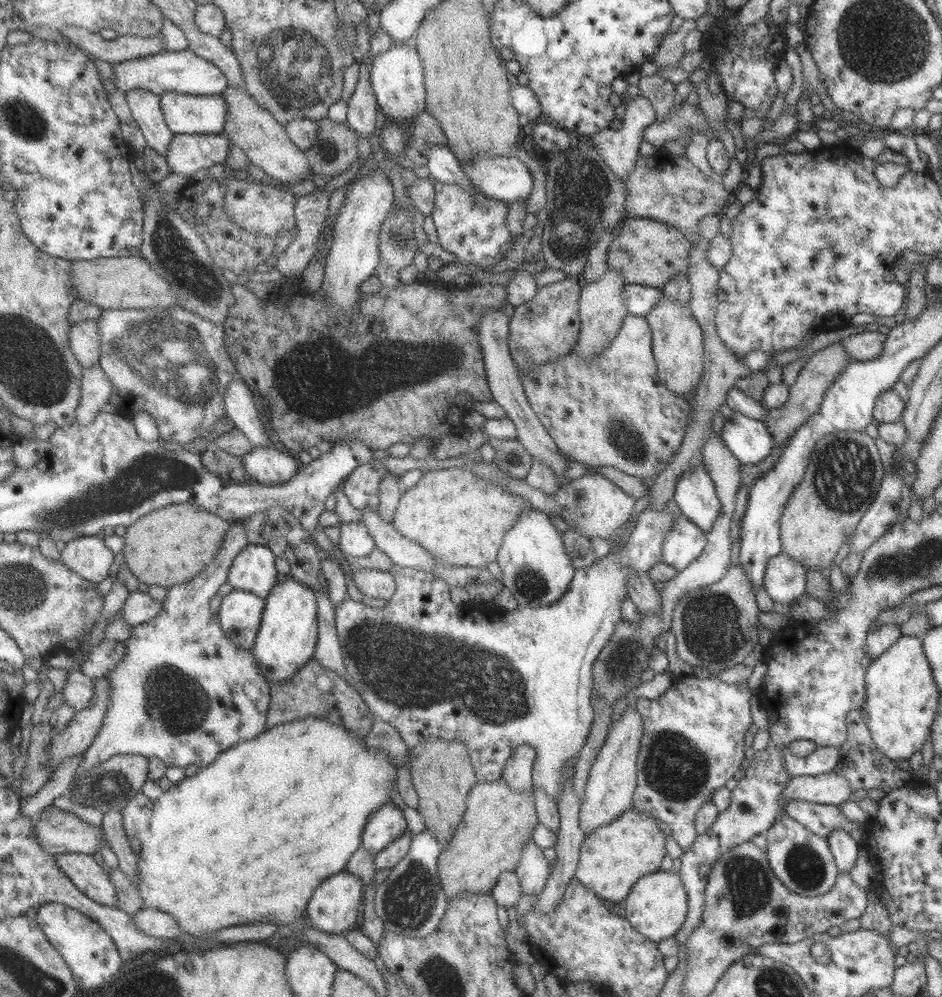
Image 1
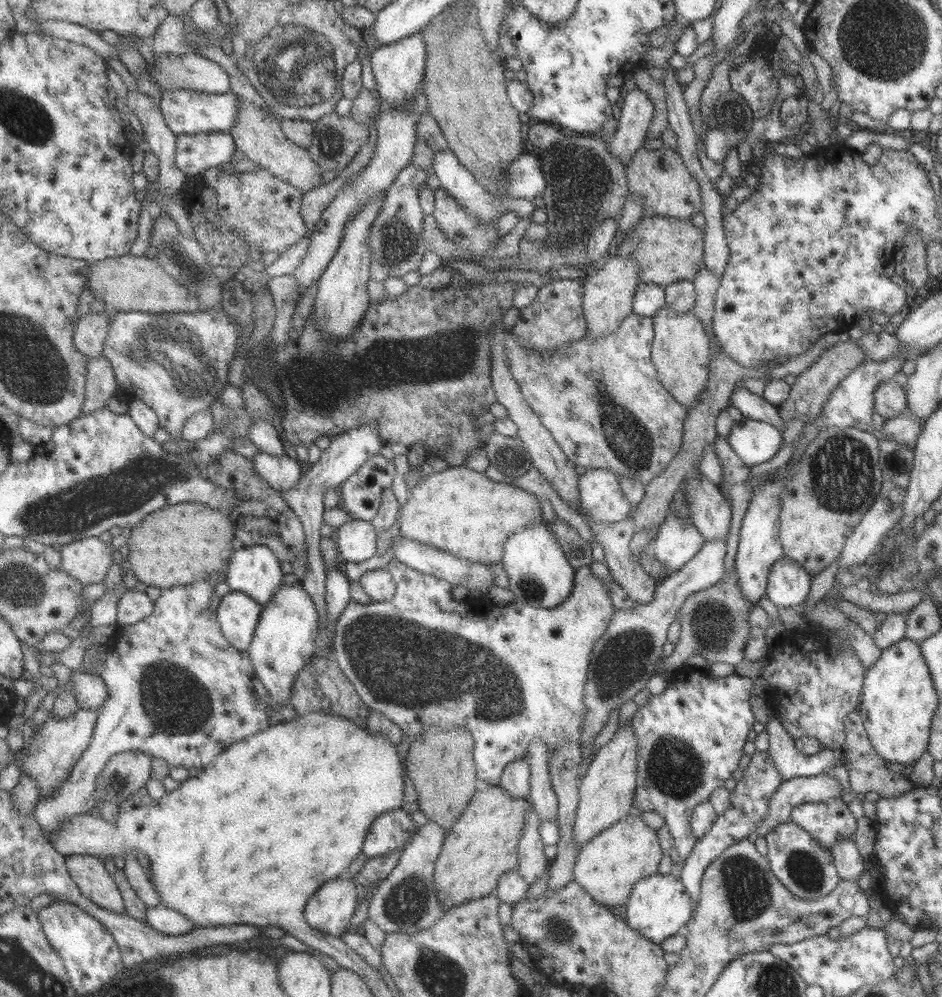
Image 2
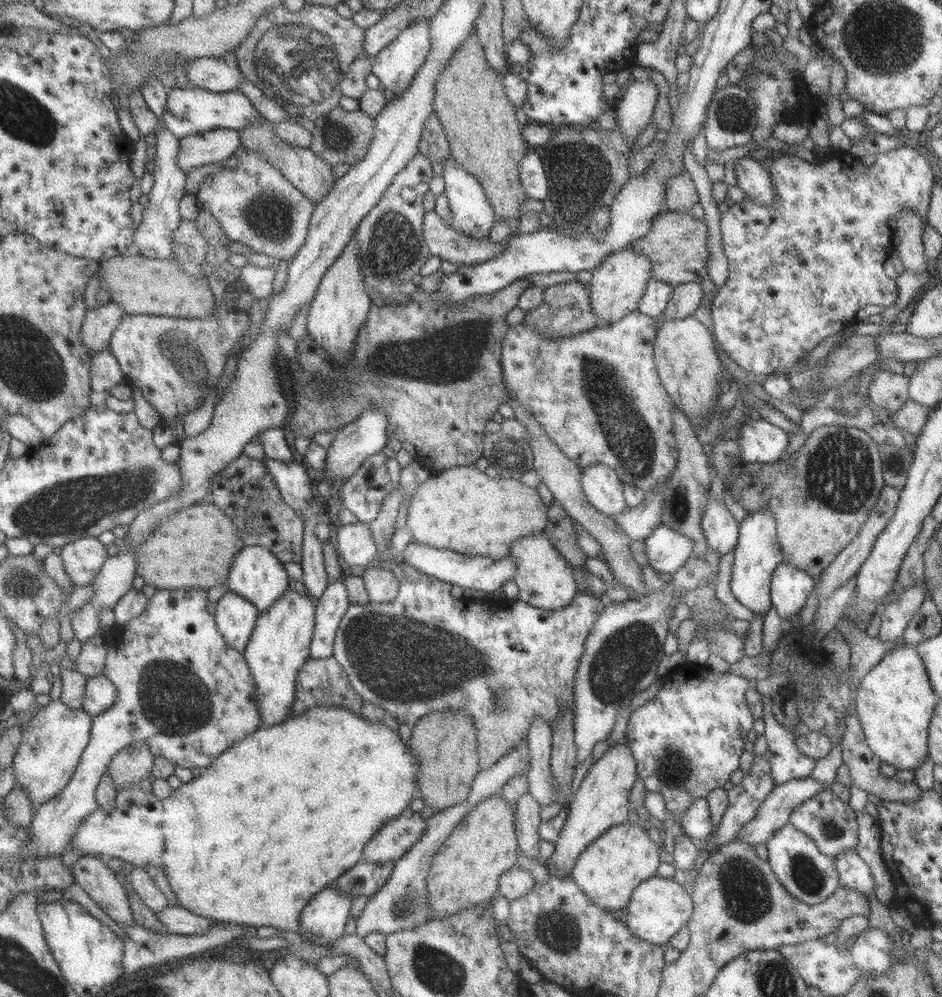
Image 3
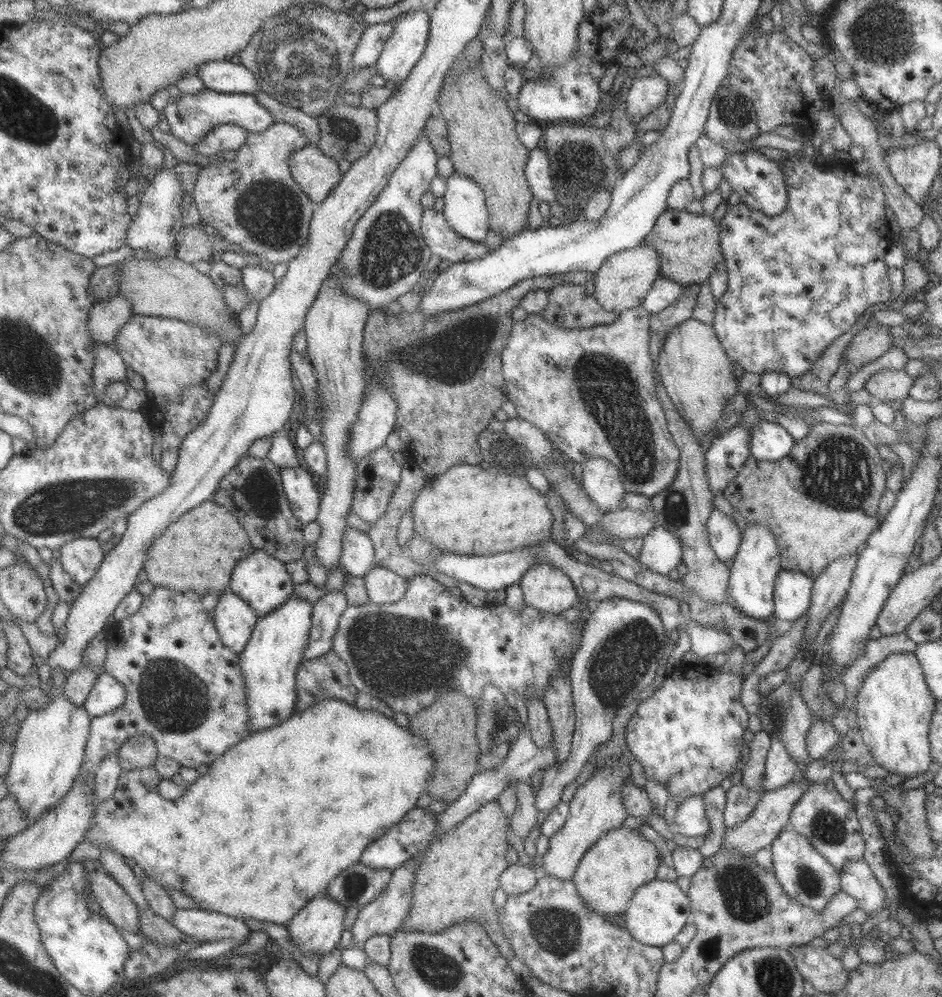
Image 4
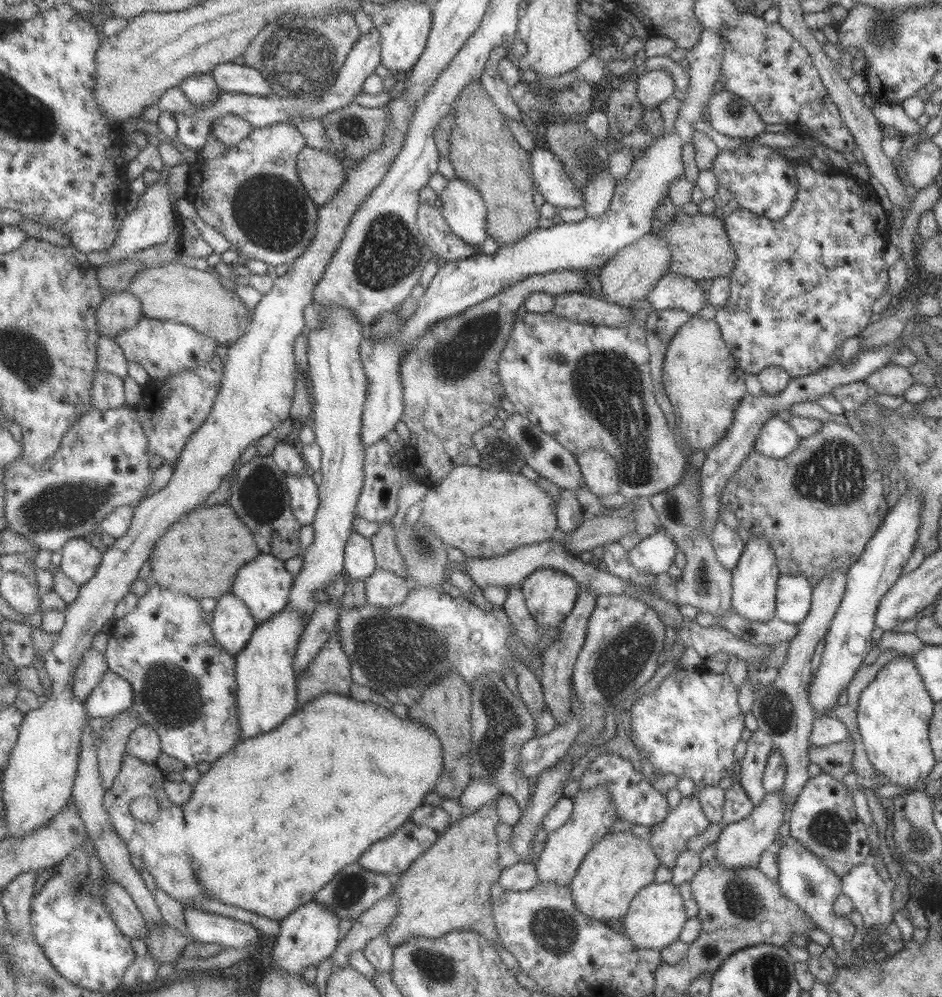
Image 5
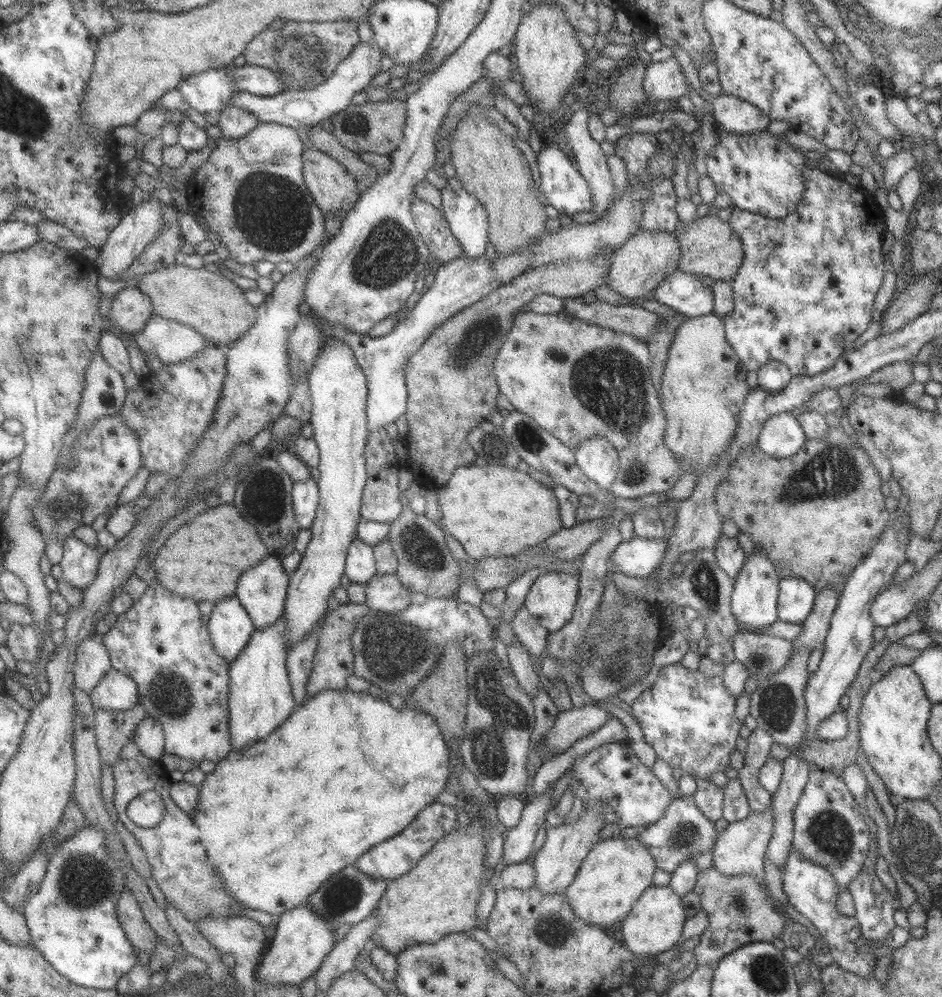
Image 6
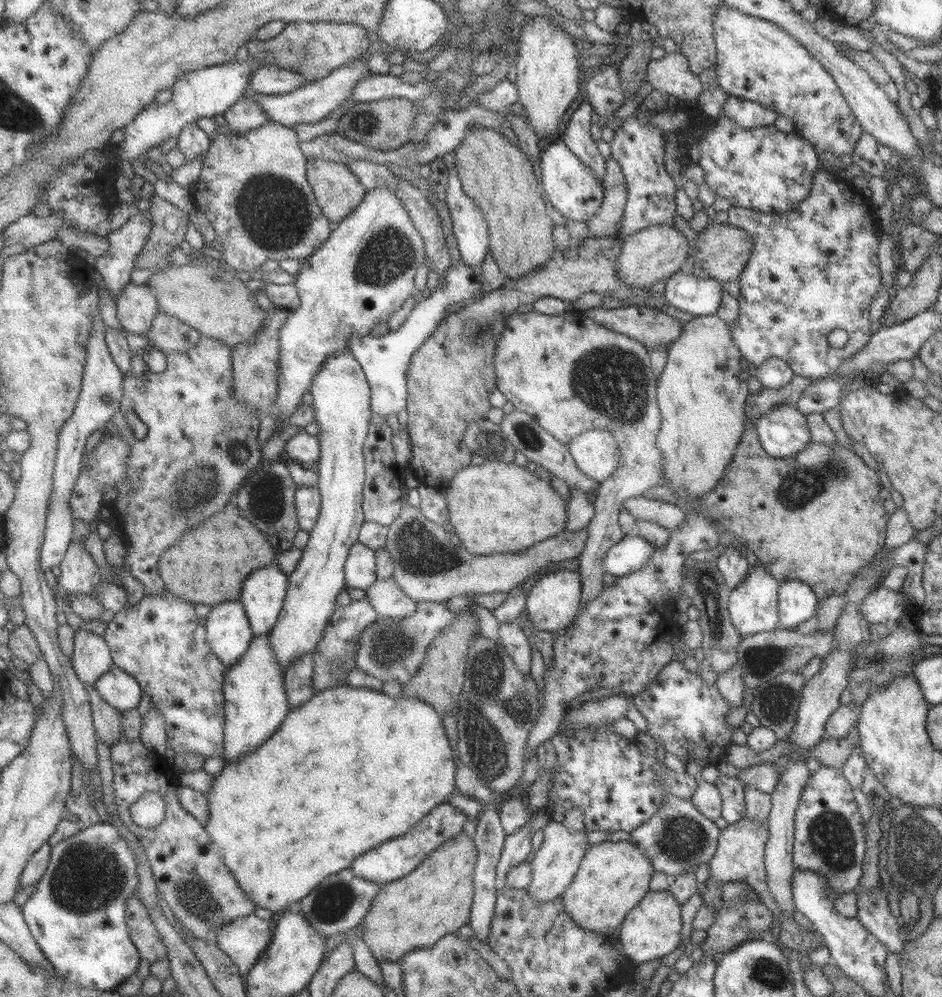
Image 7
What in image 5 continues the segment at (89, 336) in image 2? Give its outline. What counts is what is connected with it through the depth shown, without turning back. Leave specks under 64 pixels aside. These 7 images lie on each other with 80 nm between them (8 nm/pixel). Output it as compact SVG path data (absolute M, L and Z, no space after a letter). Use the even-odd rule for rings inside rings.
M130 290L112 293L104 297L97 317L99 334L112 337L133 328L145 317L143 303Z

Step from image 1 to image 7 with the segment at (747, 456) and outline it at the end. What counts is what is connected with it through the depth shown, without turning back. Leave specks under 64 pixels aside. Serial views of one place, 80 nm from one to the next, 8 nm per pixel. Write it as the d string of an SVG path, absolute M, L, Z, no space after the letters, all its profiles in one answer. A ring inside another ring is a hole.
M782 402L760 416L755 424L761 448L773 458L791 457L812 440L805 417L796 408L795 402Z

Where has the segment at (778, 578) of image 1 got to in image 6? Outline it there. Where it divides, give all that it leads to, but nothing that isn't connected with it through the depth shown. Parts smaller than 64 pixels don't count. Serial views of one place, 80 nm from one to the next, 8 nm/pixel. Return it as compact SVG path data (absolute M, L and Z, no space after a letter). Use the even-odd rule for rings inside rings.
M783 578L778 582L778 619L791 624L802 623L811 610L816 592L801 578Z

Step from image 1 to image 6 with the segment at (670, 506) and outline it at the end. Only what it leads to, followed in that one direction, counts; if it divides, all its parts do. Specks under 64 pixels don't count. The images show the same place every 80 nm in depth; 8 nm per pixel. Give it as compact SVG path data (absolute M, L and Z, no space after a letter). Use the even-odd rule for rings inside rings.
M635 537L628 542L621 542L610 555L610 559L619 573L642 578L657 570L665 551L667 544L664 538Z

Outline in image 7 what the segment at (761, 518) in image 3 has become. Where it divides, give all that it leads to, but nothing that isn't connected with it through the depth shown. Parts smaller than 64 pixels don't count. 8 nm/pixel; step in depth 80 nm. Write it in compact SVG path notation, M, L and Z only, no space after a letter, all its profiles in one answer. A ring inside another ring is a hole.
M761 563L751 566L747 578L730 590L728 596L728 613L739 636L749 636L775 629L779 626L777 610L779 583L765 570Z

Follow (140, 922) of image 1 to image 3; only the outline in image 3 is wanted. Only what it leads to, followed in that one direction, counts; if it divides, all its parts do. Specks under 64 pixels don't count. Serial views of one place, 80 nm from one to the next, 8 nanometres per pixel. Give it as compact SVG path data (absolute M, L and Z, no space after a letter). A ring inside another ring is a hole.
M178 904L169 905L161 912L156 912L159 920L166 925L168 932L177 934L205 934L219 923L225 923L221 920L213 920L199 916L186 908L180 907Z

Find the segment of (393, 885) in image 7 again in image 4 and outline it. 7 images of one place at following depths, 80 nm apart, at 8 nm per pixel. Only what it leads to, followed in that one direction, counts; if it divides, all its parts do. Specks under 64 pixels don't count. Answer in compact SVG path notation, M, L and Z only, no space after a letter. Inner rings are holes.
M496 799L482 804L457 826L431 844L420 855L408 915L398 930L435 932L455 923L479 923L498 951L507 961L515 957L511 945L504 937L498 921L498 910L493 905L493 892L497 890L499 875L507 863L508 818Z

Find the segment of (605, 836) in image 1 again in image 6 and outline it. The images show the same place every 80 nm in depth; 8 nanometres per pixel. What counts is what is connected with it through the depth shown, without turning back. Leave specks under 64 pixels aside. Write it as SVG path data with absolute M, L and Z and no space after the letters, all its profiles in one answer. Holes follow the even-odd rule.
M619 834L614 837L604 838L591 847L591 850L581 861L576 877L563 892L573 912L583 922L609 929L614 922L619 922L619 920L625 918L636 898L643 890L652 885L651 876L655 872L655 863L648 850L635 837L623 838L623 835Z

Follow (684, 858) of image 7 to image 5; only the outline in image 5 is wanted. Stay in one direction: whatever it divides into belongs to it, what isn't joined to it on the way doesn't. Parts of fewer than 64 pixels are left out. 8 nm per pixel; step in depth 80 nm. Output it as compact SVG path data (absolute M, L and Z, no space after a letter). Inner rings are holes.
M694 790L689 796L681 797L678 805L669 809L667 816L661 823L652 827L652 834L647 837L647 840L660 864L671 869L678 854L686 849L686 840L691 836L697 836L697 834L702 833L707 826L709 826L709 821L701 810L698 794Z

